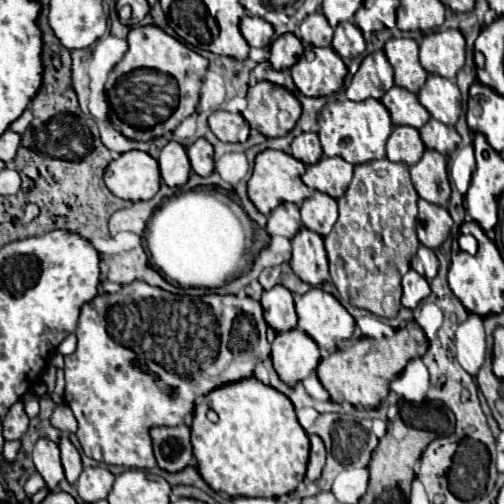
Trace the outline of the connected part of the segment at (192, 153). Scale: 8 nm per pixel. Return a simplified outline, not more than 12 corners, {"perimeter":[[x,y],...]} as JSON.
{"perimeter":[[199,138],[187,148],[199,176],[213,172],[213,146]]}

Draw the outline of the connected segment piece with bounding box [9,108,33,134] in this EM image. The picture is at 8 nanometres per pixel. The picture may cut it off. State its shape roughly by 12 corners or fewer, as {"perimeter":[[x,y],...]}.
{"perimeter":[[31,110],[23,114],[9,126],[13,132],[23,134],[31,124]]}

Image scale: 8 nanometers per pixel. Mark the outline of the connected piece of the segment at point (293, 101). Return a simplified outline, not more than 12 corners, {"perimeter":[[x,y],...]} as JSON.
{"perimeter":[[271,82],[251,86],[245,120],[267,138],[289,134],[299,100]]}

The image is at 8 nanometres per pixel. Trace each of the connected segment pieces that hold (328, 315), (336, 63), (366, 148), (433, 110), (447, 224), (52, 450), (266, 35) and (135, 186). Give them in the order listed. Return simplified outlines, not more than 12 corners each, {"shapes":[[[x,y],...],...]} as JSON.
{"shapes":[[[311,288],[295,300],[297,328],[321,348],[353,334],[337,298]],[[305,46],[291,78],[303,96],[333,96],[347,66],[333,48]],[[329,100],[319,114],[325,156],[385,158],[387,108]],[[431,74],[419,102],[435,120],[453,126],[461,114],[457,84]],[[419,200],[417,240],[431,250],[449,236],[447,208]],[[41,438],[33,448],[37,472],[49,490],[65,478],[59,446]],[[241,18],[249,46],[267,48],[273,26],[263,18]],[[147,152],[107,166],[105,186],[123,200],[149,200],[161,186]]]}

